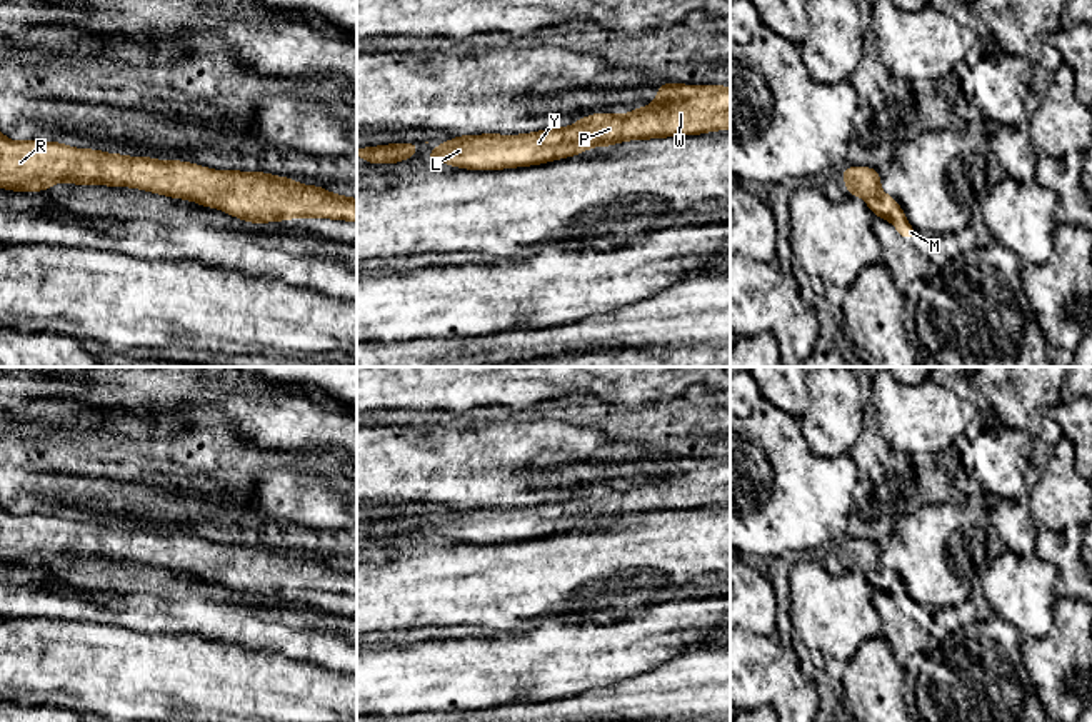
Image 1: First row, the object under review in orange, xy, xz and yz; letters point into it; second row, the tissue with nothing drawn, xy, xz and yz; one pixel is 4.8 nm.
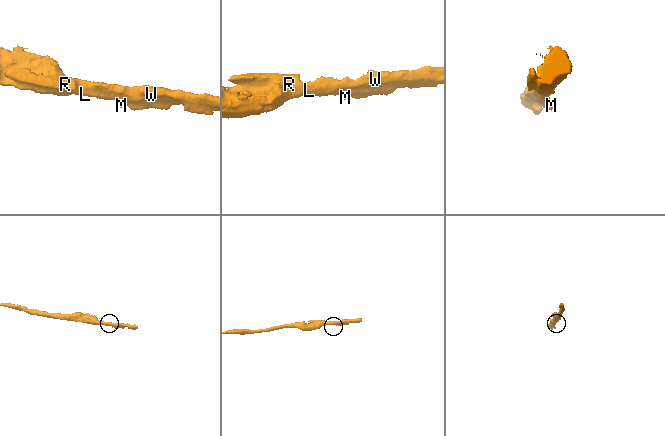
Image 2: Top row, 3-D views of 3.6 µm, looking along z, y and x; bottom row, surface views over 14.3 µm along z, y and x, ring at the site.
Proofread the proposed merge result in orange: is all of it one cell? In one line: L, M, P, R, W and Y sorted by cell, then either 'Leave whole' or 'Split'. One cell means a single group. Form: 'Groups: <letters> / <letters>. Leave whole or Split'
Groups: L M P R W Y. Leave whole

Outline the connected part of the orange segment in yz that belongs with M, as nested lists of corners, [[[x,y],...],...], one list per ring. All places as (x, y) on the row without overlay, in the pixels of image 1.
[[[845,540],[842,545],[847,567],[862,570],[875,590],[889,594],[905,614],[915,612],[917,604],[907,595],[897,574],[880,564],[880,547],[870,540]]]

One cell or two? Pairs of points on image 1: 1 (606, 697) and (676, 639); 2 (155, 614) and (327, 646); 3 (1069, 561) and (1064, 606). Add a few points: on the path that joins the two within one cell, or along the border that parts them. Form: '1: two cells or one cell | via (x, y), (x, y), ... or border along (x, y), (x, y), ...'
1: two cells | border along (666, 662), (611, 684), (591, 687)
2: one cell | via (199, 614), (242, 619), (269, 634), (284, 637)
3: two cells | border along (1057, 596), (1071, 596), (1074, 599)

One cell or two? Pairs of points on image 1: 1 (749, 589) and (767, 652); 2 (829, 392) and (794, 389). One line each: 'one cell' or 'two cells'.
1: two cells
2: two cells

